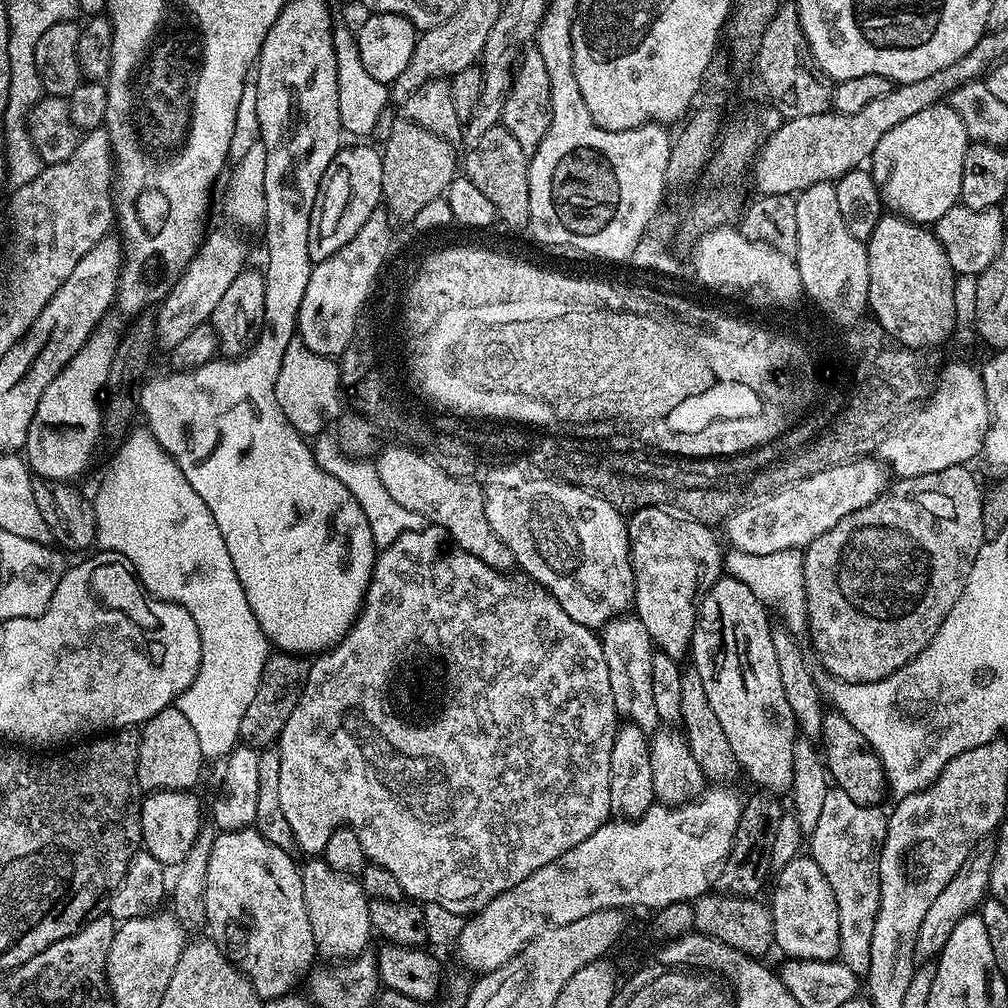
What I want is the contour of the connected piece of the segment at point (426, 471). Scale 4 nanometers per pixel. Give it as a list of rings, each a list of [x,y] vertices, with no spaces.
[[[393,451],[388,455],[380,452],[374,463],[391,497],[408,510],[424,515],[435,527],[445,528],[456,547],[474,554],[474,558],[502,573],[507,573],[515,565],[514,554],[510,554],[502,538],[494,534],[483,512],[483,490],[478,486],[468,487],[467,484],[449,480],[444,473],[436,471],[432,465],[425,464],[424,460],[410,452]]]

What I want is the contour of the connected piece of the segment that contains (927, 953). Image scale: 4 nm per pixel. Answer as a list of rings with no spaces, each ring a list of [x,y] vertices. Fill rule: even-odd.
[[[987,839],[979,840],[975,850],[968,855],[968,860],[962,862],[958,874],[950,878],[946,890],[934,898],[934,903],[930,905],[930,910],[926,910],[926,918],[922,918],[922,926],[918,926],[916,935],[916,945],[912,950],[912,955],[917,961],[932,962],[940,955],[942,946],[946,946],[946,938],[950,938],[950,930],[963,918],[963,916],[975,913],[980,905],[984,903],[989,895],[990,874],[992,873],[992,853]]]

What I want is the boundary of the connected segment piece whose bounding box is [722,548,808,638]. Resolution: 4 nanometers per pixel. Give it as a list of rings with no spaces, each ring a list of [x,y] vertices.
[[[801,549],[778,550],[778,554],[746,554],[735,550],[723,557],[722,568],[727,575],[746,582],[756,597],[765,602],[773,600],[780,611],[783,627],[791,636],[803,637],[808,630],[808,603],[805,598],[804,555]]]

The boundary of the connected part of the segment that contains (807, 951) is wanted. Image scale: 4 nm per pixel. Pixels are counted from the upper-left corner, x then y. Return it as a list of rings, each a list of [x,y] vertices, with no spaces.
[[[799,854],[775,875],[776,885],[770,901],[775,947],[780,947],[785,957],[794,960],[837,959],[840,955],[838,906],[826,874],[818,870],[818,862],[814,862],[811,855]]]

